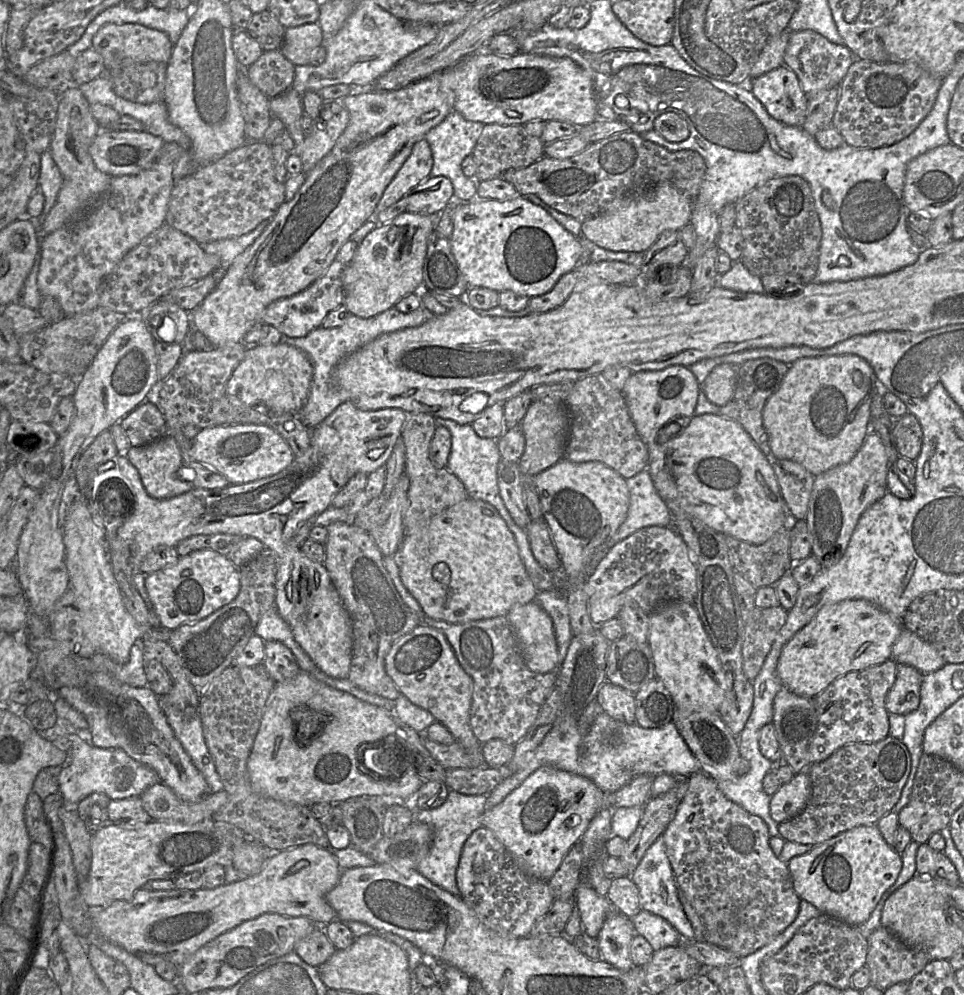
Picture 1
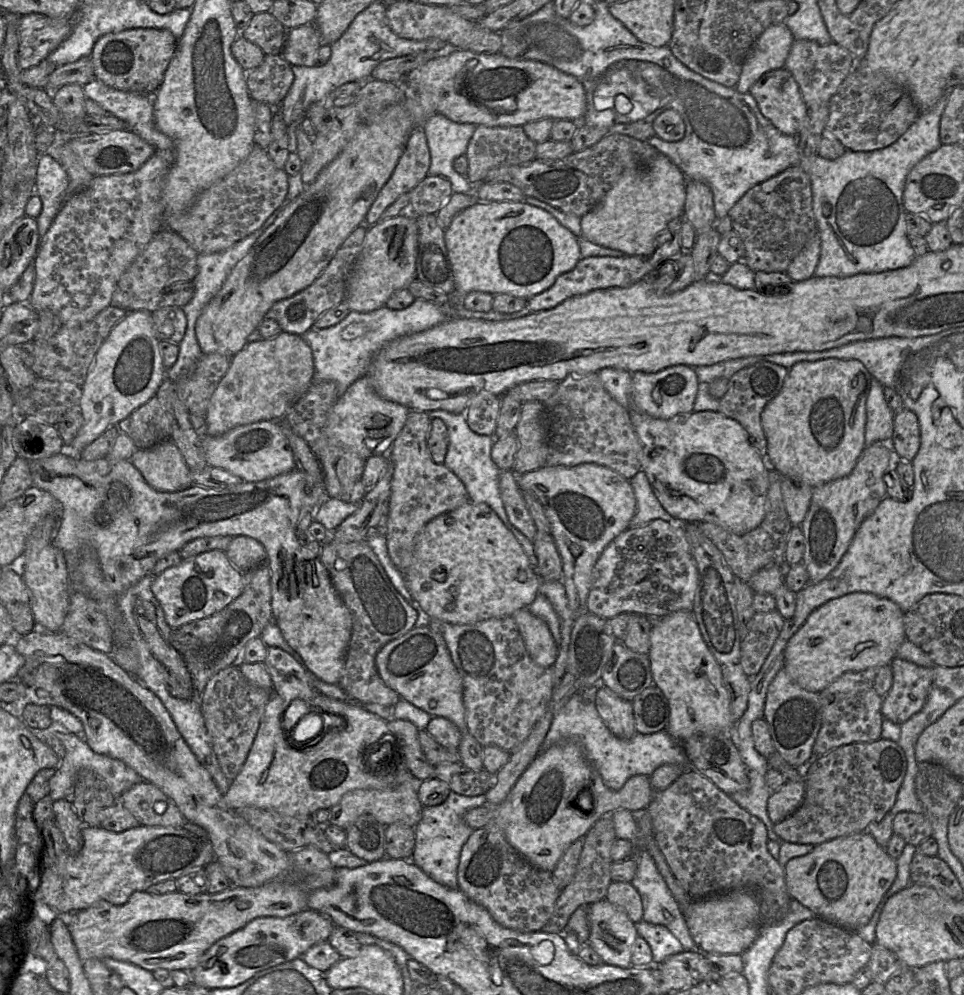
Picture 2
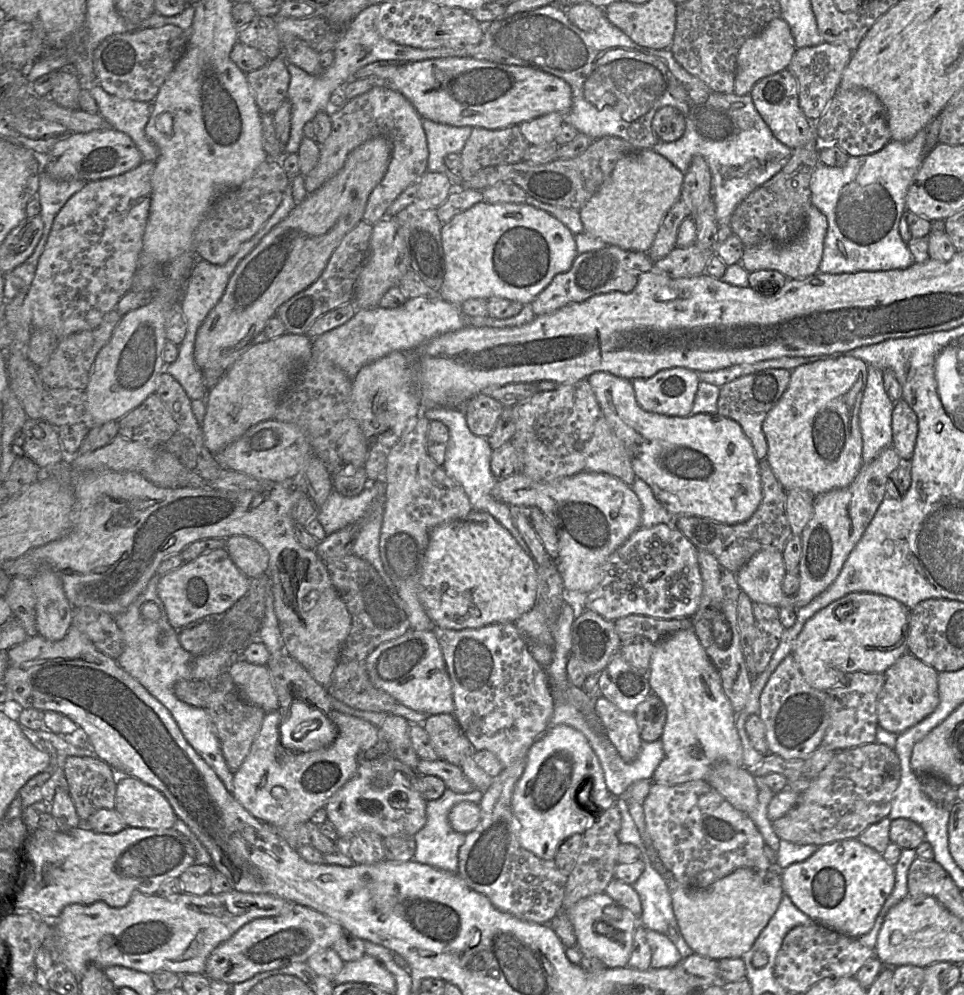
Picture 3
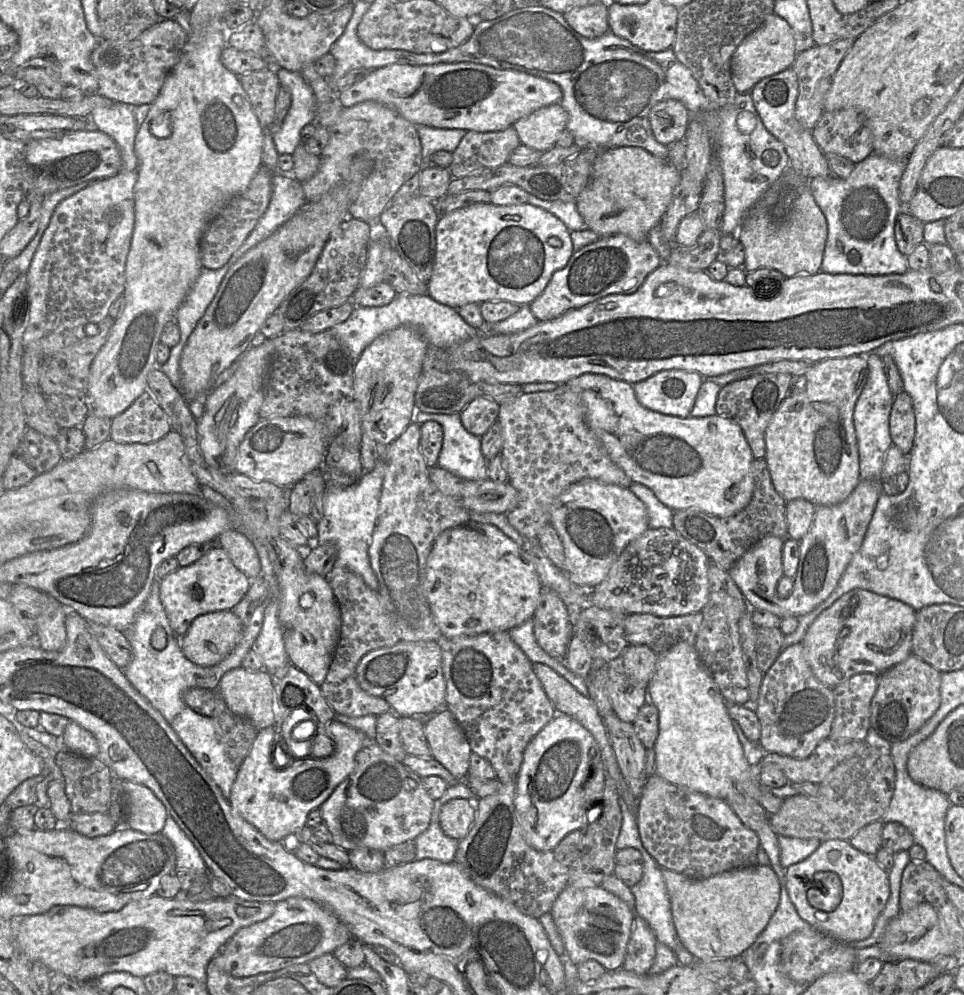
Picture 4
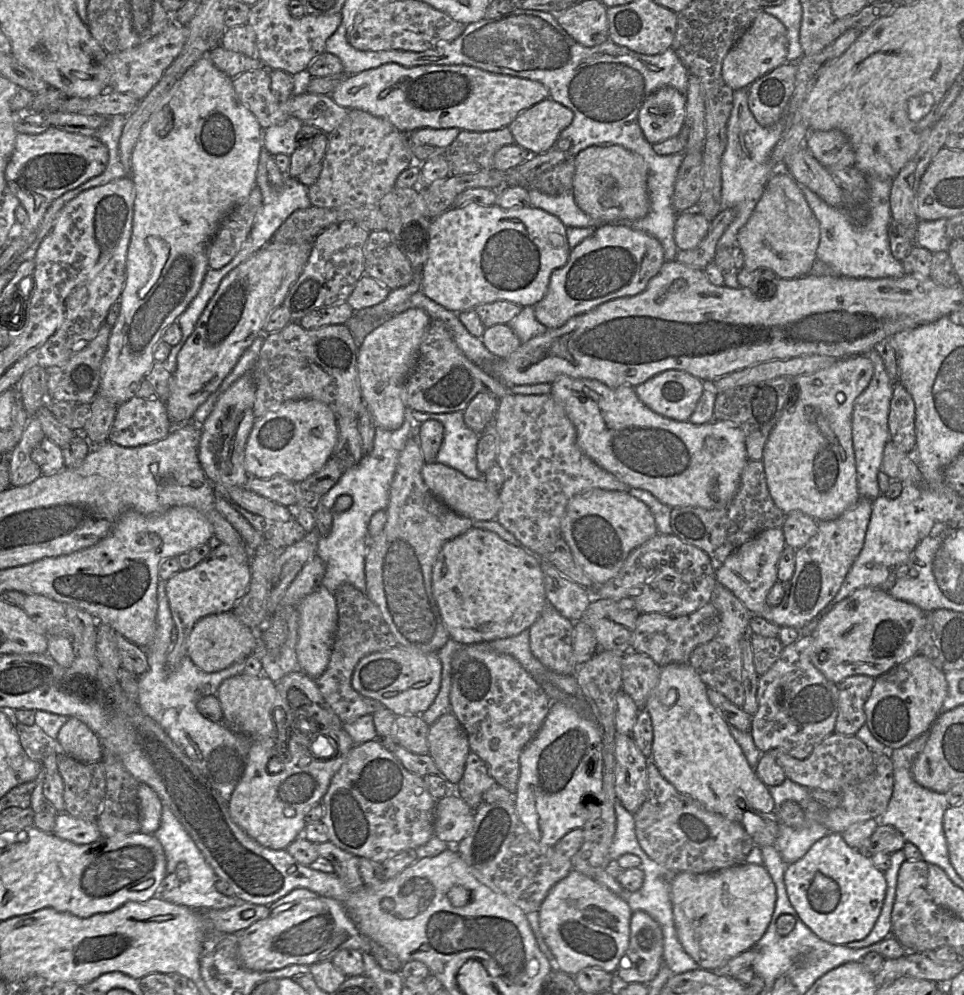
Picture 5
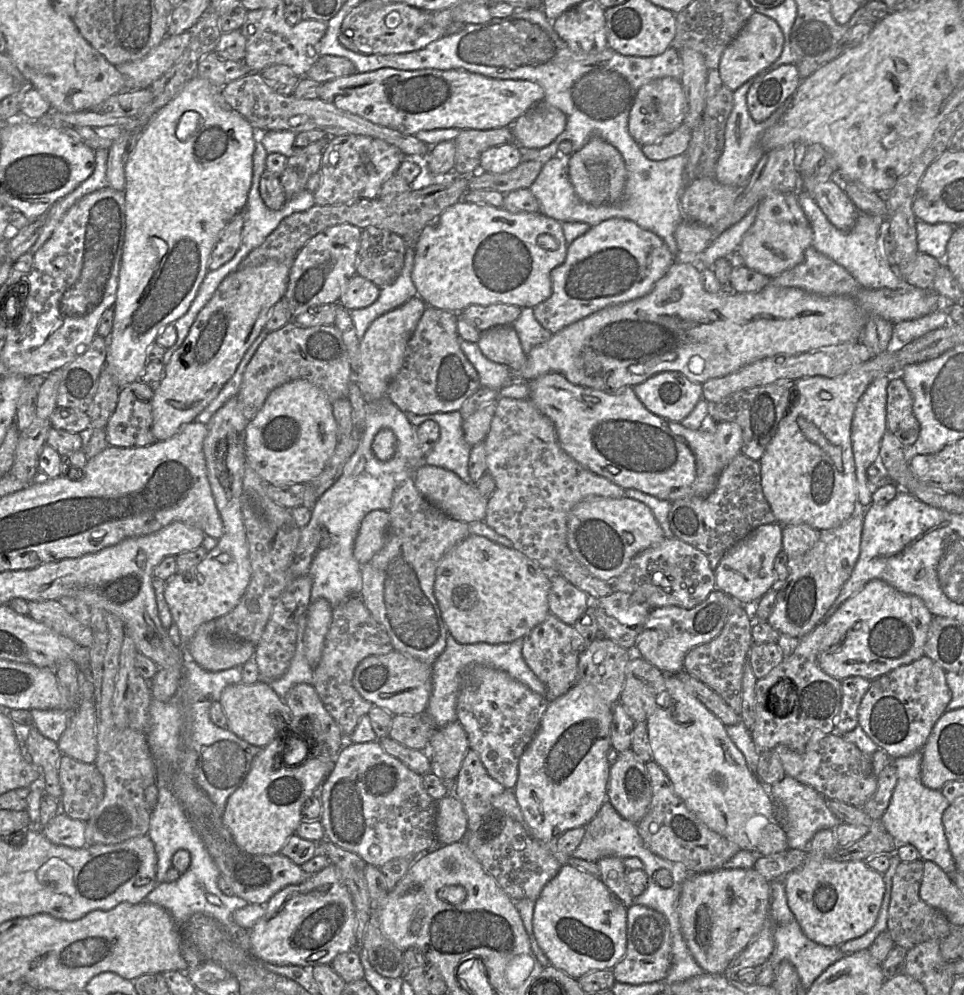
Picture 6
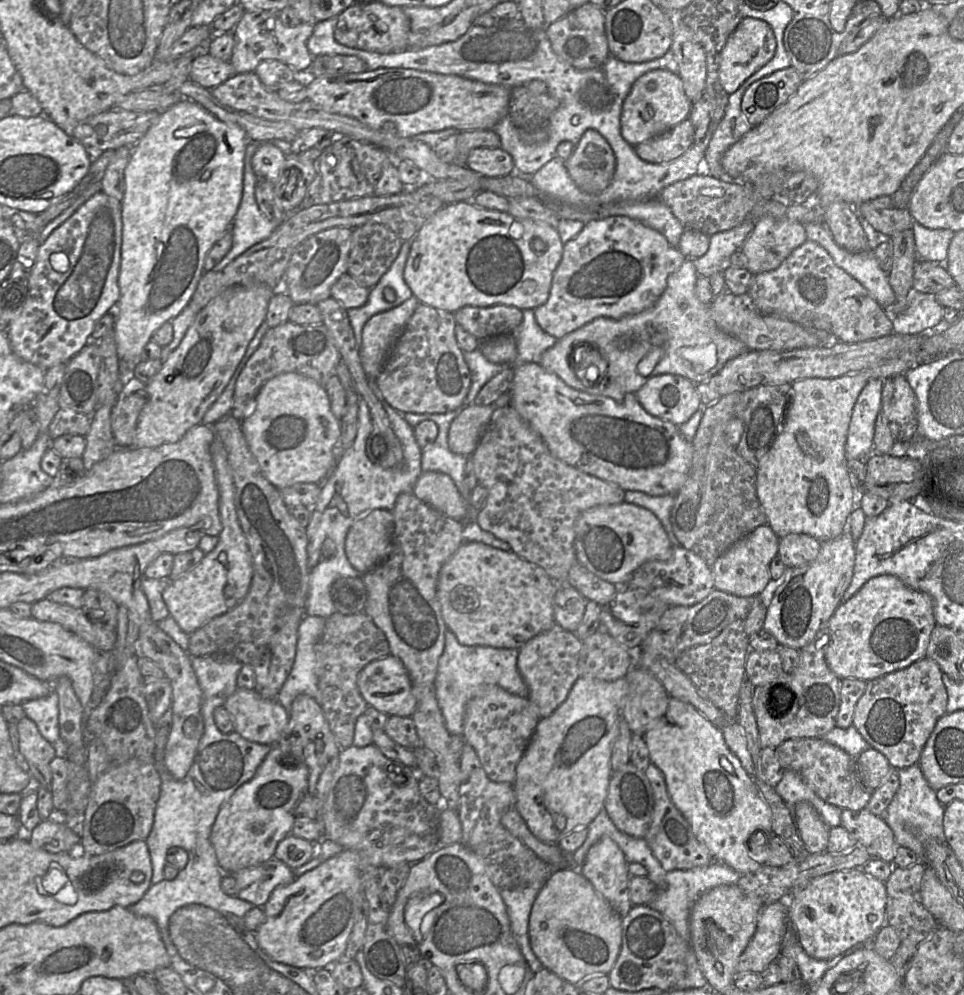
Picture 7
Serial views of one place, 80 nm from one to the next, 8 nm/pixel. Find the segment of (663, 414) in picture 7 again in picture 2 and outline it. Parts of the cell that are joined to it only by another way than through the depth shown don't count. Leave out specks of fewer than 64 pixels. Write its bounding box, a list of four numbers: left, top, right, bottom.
[632,365,699,419]

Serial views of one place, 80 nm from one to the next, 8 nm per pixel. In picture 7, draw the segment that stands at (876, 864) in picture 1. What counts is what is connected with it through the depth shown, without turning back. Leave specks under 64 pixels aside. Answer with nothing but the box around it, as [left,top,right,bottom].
[787,801,887,962]

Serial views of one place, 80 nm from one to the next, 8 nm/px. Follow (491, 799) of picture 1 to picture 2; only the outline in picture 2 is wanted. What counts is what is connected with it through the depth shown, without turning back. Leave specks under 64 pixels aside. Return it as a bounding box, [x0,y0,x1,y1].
[542,692,690,791]

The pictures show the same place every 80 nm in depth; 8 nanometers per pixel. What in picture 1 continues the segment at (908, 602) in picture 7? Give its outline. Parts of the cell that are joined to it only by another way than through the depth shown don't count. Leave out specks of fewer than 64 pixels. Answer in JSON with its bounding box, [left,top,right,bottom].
[777,599,902,698]

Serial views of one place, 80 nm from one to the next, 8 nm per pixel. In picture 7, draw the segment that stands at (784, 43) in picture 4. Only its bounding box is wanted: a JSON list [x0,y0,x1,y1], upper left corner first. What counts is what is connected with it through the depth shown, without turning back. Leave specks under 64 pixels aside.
[719,17,776,93]

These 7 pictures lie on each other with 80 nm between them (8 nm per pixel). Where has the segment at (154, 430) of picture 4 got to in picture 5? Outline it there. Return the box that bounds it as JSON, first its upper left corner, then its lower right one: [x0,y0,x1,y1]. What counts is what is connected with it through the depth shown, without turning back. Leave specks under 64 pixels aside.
[107,380,173,447]

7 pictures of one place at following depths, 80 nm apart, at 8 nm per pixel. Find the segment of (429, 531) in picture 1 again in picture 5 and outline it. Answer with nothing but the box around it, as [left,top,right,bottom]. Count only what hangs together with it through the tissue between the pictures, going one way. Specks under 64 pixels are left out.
[432,527,547,645]

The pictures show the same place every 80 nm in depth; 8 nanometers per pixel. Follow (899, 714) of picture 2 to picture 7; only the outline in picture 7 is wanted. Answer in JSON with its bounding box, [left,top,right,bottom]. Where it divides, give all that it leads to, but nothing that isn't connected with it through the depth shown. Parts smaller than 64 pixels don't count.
[852,657,948,769]

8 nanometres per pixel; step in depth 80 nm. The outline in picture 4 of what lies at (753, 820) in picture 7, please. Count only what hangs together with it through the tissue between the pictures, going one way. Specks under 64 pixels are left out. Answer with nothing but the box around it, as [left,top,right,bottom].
[647,641,784,816]

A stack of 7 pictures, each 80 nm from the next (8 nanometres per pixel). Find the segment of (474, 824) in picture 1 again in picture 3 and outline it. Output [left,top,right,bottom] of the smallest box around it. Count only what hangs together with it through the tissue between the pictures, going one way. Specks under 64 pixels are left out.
[413,788,483,873]

